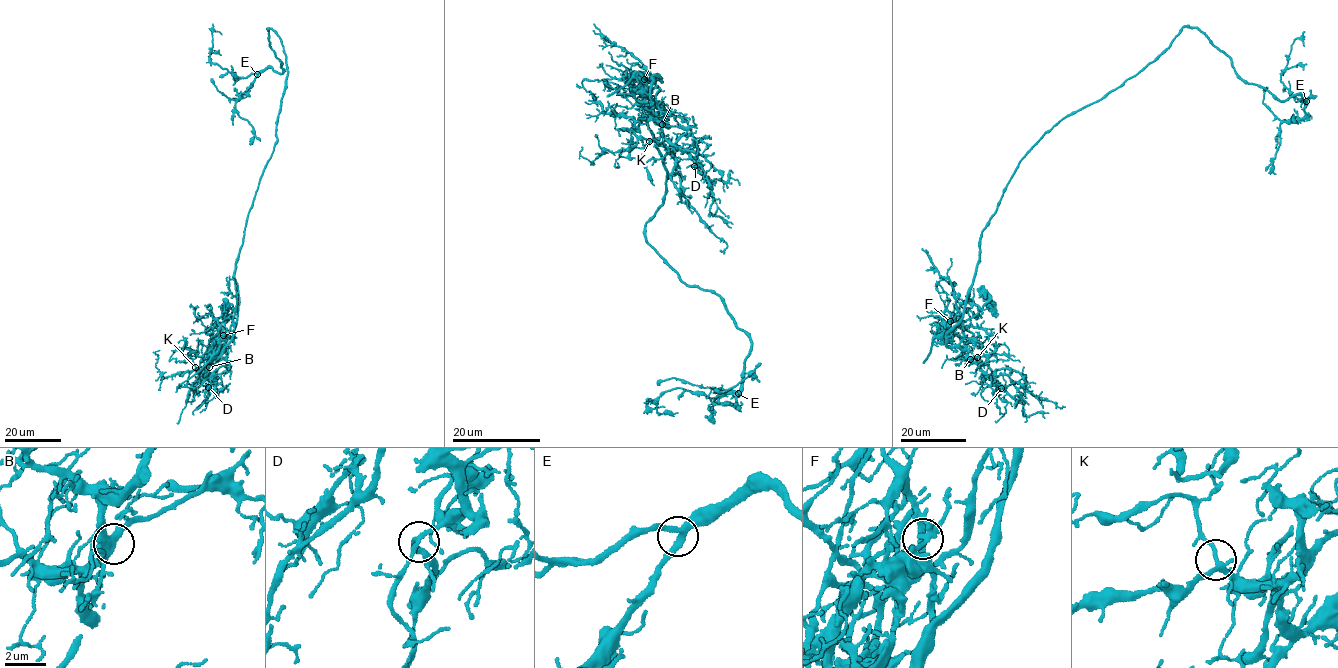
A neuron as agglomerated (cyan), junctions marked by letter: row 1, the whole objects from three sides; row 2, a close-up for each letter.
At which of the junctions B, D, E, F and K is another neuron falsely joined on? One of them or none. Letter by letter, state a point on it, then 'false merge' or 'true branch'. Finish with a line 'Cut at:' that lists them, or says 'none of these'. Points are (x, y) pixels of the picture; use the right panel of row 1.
B: at (970, 359); true branch
D: at (1001, 388); true branch
E: at (1306, 101); true branch
F: at (950, 321); false merge
K: at (977, 357); true branch
Cut at: F

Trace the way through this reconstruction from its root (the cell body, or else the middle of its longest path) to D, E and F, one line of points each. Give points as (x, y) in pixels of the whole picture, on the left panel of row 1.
D: (276, 132), (236, 263), (236, 325), (223, 353), (208, 361), (204, 373), (214, 382), (208, 387)
E: (276, 132), (287, 73), (279, 36), (269, 28), (269, 44), (283, 72), (269, 67), (257, 74)
F: (276, 132), (277, 140), (249, 211), (236, 263), (236, 325), (224, 348), (223, 335)

